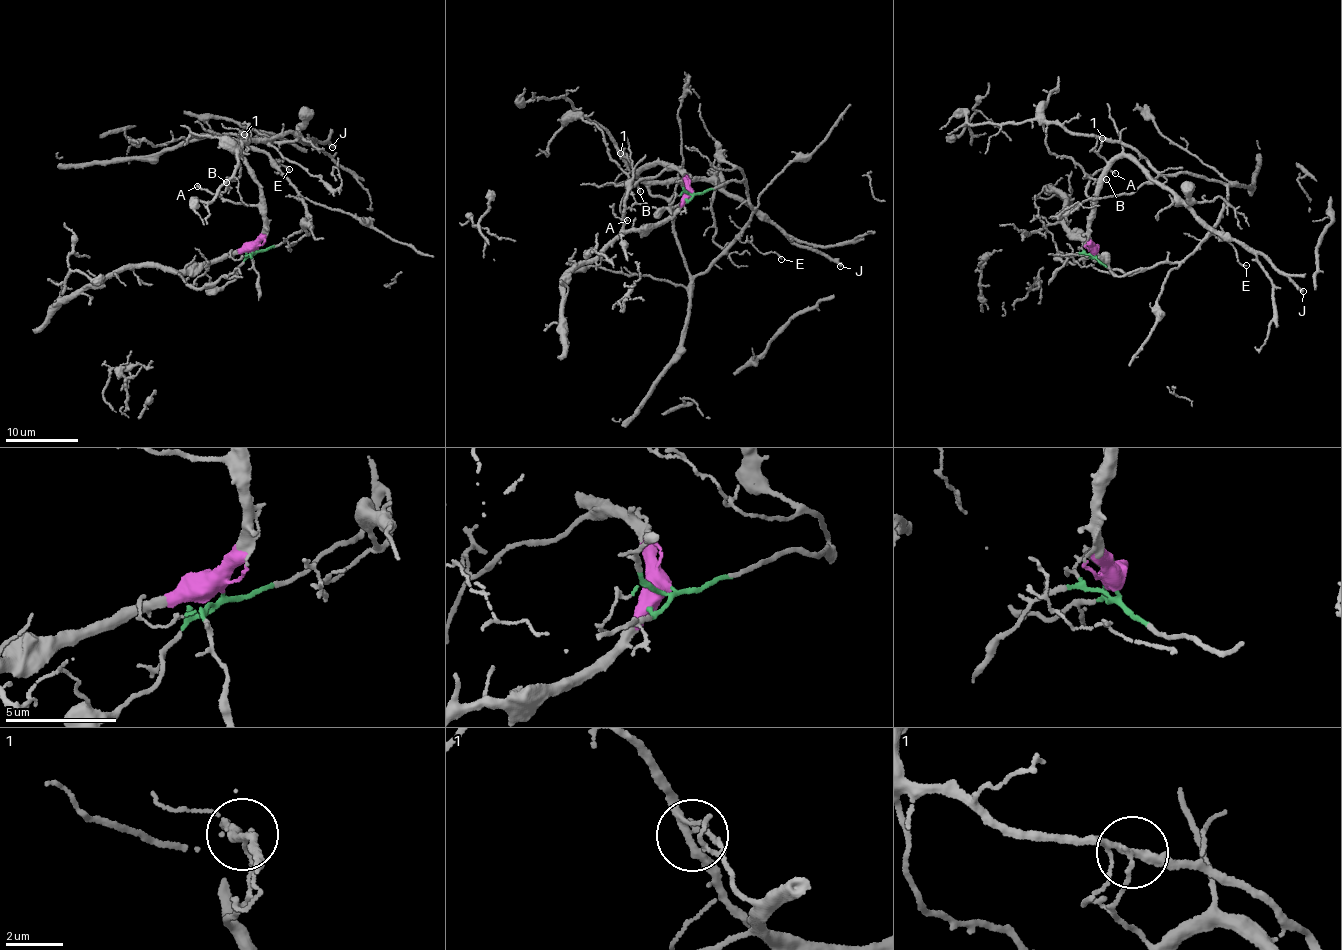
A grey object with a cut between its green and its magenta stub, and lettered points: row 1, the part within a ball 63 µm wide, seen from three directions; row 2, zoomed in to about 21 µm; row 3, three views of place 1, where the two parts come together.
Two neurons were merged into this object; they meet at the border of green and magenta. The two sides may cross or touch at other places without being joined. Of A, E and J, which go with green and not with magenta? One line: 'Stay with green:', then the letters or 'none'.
Stay with green: E

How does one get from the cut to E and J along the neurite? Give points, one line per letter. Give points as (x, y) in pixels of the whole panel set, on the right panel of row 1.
E: (1096, 255), (1111, 270), (1129, 275), (1156, 264), (1184, 259), (1212, 235), (1234, 247), (1237, 260), (1246, 265)
J: (1096, 253), (1088, 234), (1094, 195), (1116, 160), (1125, 157), (1216, 231), (1265, 258), (1303, 291)

